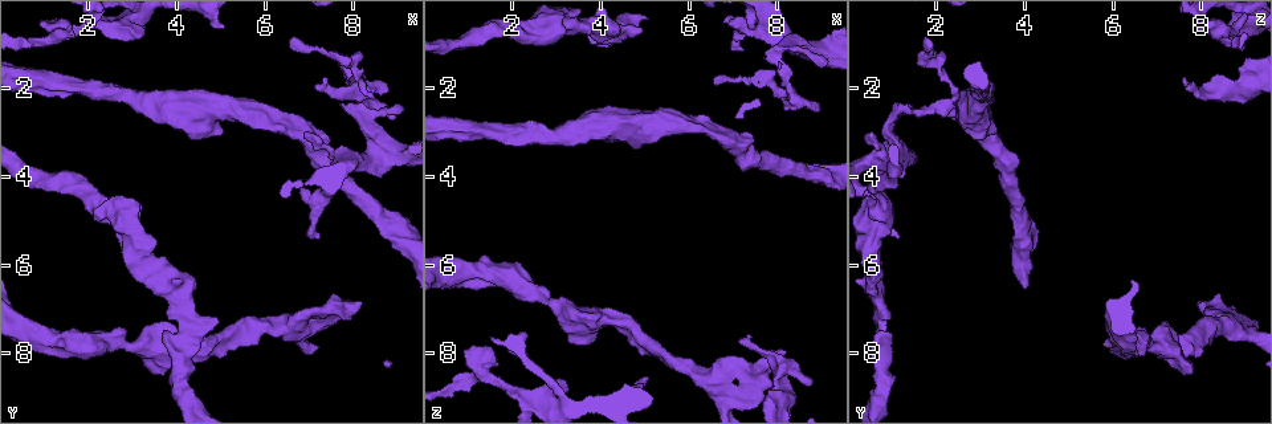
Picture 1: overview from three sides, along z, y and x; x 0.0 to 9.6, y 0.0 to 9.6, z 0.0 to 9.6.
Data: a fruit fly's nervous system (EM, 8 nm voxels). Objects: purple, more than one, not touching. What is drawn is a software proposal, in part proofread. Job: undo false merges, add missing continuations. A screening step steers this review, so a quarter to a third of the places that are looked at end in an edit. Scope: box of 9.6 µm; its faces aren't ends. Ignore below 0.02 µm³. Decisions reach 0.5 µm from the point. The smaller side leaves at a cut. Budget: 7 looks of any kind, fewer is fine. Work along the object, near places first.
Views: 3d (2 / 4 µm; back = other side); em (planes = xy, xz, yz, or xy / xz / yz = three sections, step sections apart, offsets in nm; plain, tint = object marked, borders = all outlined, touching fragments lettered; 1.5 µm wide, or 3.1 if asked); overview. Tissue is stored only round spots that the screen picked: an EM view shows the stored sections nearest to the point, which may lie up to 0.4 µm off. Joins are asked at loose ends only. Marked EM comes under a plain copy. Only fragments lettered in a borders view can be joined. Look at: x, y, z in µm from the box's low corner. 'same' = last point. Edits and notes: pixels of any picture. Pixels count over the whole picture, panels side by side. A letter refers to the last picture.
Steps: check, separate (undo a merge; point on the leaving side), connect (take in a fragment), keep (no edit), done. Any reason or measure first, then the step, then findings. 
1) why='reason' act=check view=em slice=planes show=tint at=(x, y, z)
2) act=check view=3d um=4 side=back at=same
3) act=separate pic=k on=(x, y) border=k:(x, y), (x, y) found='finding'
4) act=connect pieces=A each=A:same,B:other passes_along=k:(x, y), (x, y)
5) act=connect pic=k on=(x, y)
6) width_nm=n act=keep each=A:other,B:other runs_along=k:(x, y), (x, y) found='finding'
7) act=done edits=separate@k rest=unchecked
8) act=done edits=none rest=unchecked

why='an open end' act=check view=3d um=2 at=(8.20, 6.85, 7.95)

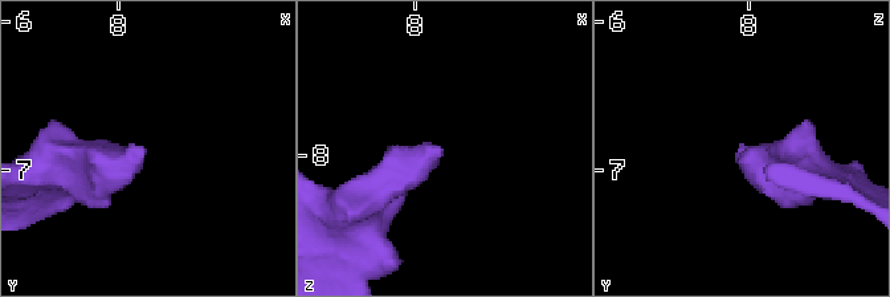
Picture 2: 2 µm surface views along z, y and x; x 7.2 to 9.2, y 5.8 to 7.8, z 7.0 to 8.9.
act=check view=em slice=planes show=borders at=(8.18, 6.88, 7.96)

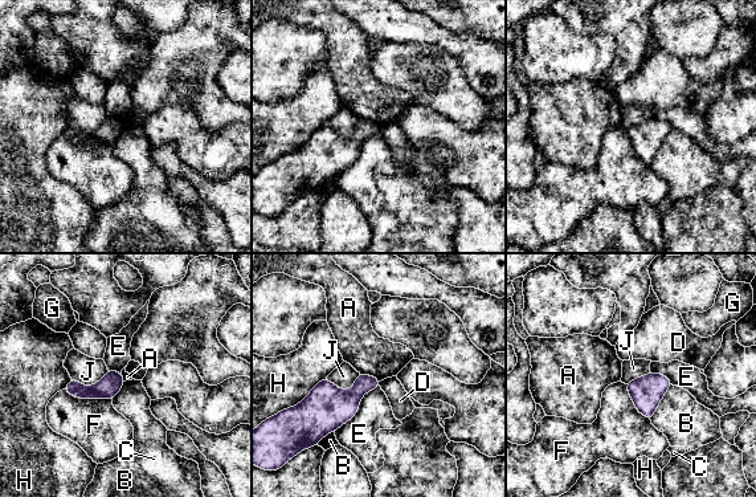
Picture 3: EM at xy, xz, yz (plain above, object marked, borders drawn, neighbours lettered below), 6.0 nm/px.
act=keep each=A:other,B:other,C:other,D:other,E:other,F:other,G:other,H:other,J:other found='no lettered fragment goes on from it'

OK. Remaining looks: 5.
why='thick end' act=check view=em slice=planes show=borders at=(8.30, 2.30, 8.75)

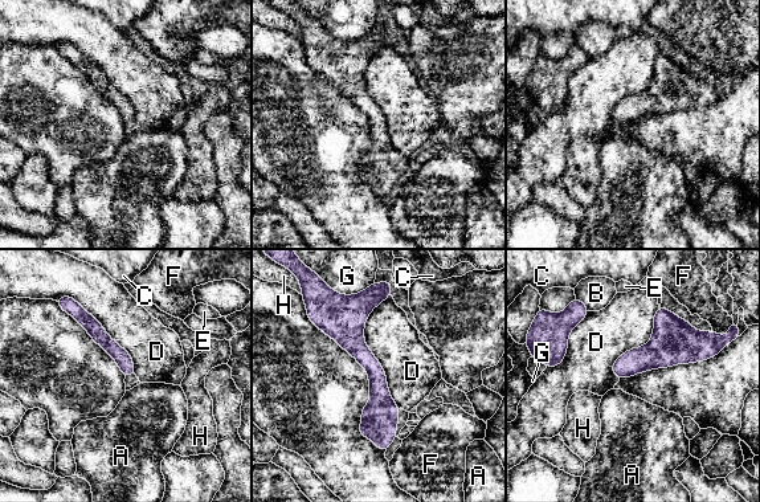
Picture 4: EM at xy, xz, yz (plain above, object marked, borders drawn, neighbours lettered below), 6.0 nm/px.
act=keep each=A:other,B:other,C:other,D:other,E:other,F:other,G:other,H:other border=4:(389, 294), (364, 343), (399, 408) found='none of them fits'

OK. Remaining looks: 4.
why='branch stops here' act=check view=em slice=yz step=8 show=tint at=(6.55, 0.95, 1.80)

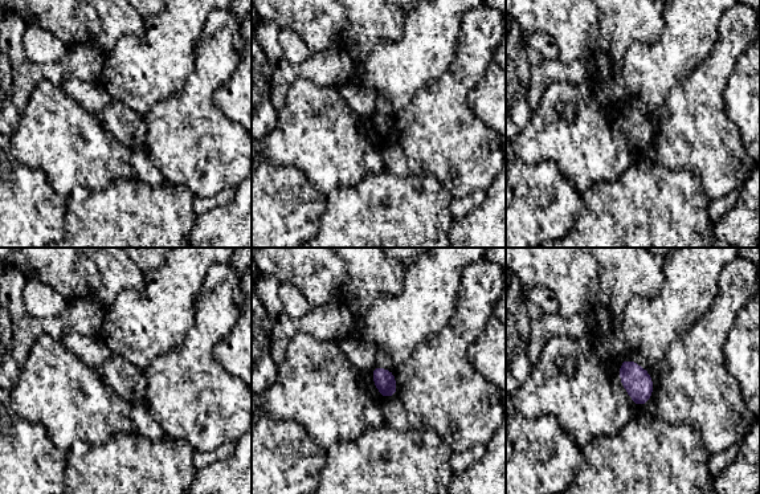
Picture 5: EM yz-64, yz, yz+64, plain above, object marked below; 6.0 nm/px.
act=check view=em slice=planes show=borders at=same

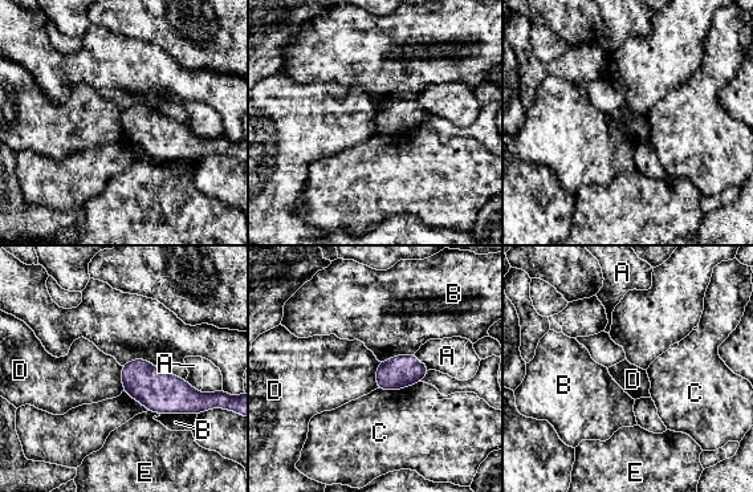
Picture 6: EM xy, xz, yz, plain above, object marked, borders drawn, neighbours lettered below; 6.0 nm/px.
act=keep each=A:other,B:other,C:other,D:other,E:other border=6:(381, 362), (377, 369), (377, 387) found='no lettered fragment goes on from it'

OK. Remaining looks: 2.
act=done edits=none rest=unchecked

